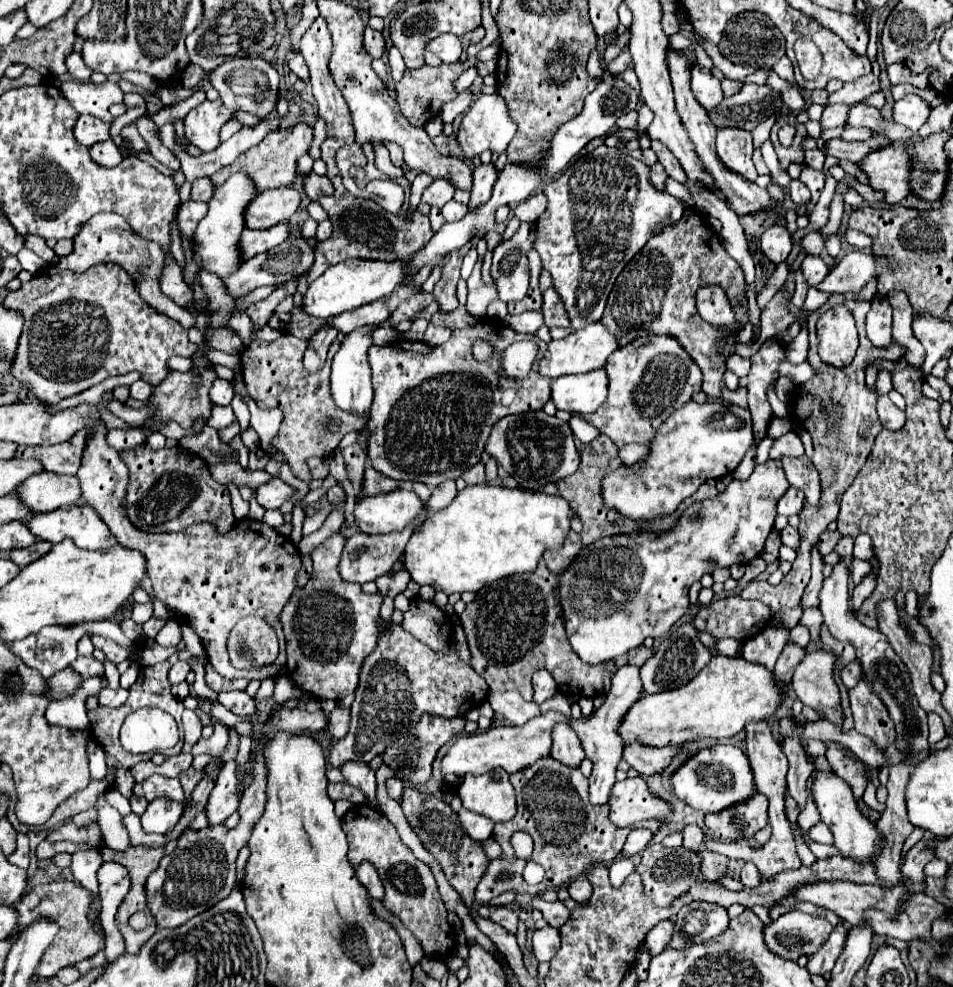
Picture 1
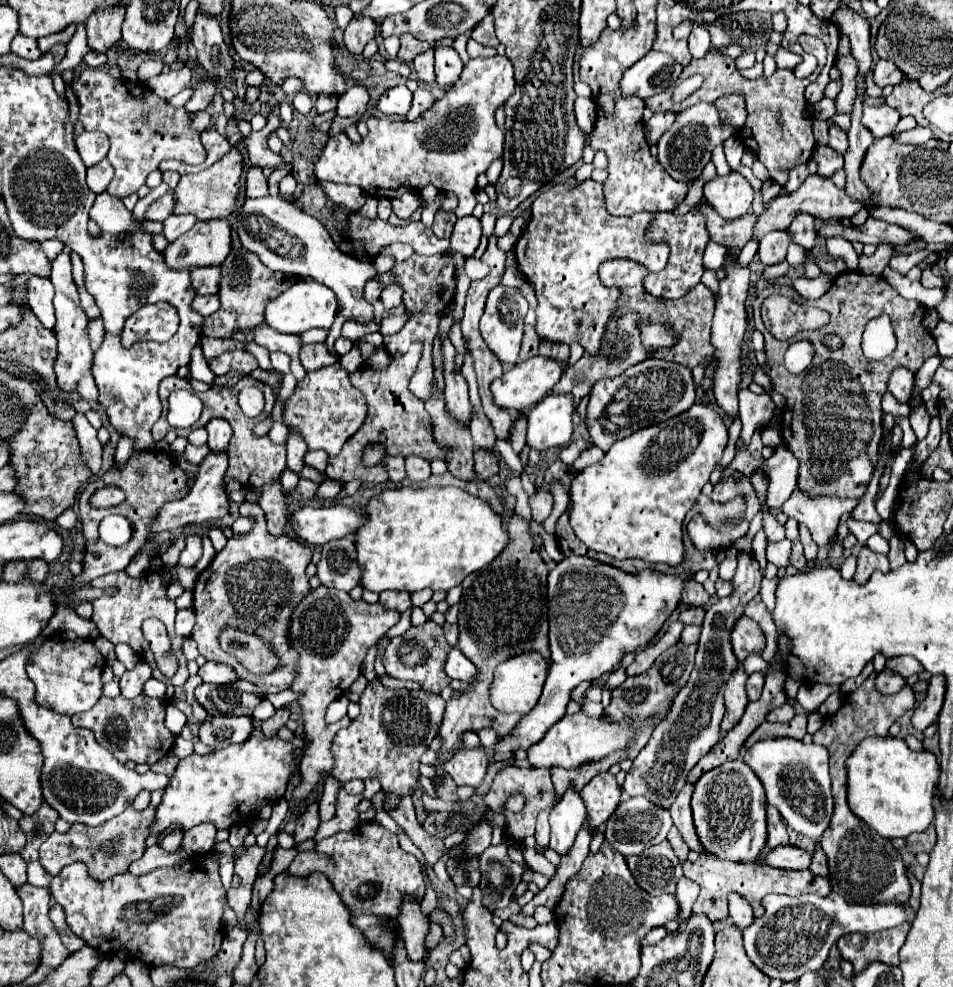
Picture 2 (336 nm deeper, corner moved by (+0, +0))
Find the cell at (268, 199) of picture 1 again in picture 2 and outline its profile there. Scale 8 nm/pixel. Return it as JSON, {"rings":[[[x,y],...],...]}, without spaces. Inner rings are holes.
{"rings":[[[226,219],[198,221],[186,235],[170,243],[162,255],[168,267],[210,267],[220,265],[230,253],[230,225]]]}

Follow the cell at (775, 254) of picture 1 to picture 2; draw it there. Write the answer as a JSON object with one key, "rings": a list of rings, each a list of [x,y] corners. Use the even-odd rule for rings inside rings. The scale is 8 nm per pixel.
{"rings":[[[772,231],[760,241],[758,259],[764,265],[776,265],[786,259],[788,249],[788,233],[786,231]]]}

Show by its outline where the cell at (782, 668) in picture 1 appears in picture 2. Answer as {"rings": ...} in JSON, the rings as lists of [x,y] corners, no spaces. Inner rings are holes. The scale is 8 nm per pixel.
{"rings":[[[782,705],[782,707],[776,707],[774,711],[770,711],[766,719],[772,721],[772,723],[776,723],[776,721],[786,723],[786,721],[790,721],[794,715],[796,715],[796,713],[794,713],[794,709],[792,709],[790,705]]]}

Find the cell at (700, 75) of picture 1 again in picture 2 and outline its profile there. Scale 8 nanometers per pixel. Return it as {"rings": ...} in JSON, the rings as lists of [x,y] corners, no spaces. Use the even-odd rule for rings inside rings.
{"rings":[[[694,25],[692,27],[692,33],[688,37],[688,43],[690,43],[690,53],[692,57],[700,59],[706,55],[706,51],[710,49],[710,33],[706,31],[704,25]]]}

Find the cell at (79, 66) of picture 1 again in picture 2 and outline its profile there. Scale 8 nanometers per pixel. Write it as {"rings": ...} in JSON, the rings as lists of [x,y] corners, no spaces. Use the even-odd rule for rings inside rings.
{"rings":[[[148,60],[142,63],[138,67],[138,79],[142,82],[148,81],[148,79],[159,75],[163,68],[162,61]]]}

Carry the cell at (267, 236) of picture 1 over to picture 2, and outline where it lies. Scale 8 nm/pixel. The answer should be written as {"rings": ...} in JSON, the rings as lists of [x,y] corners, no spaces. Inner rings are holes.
{"rings":[[[194,267],[192,287],[198,295],[216,295],[220,283],[220,267]]]}

